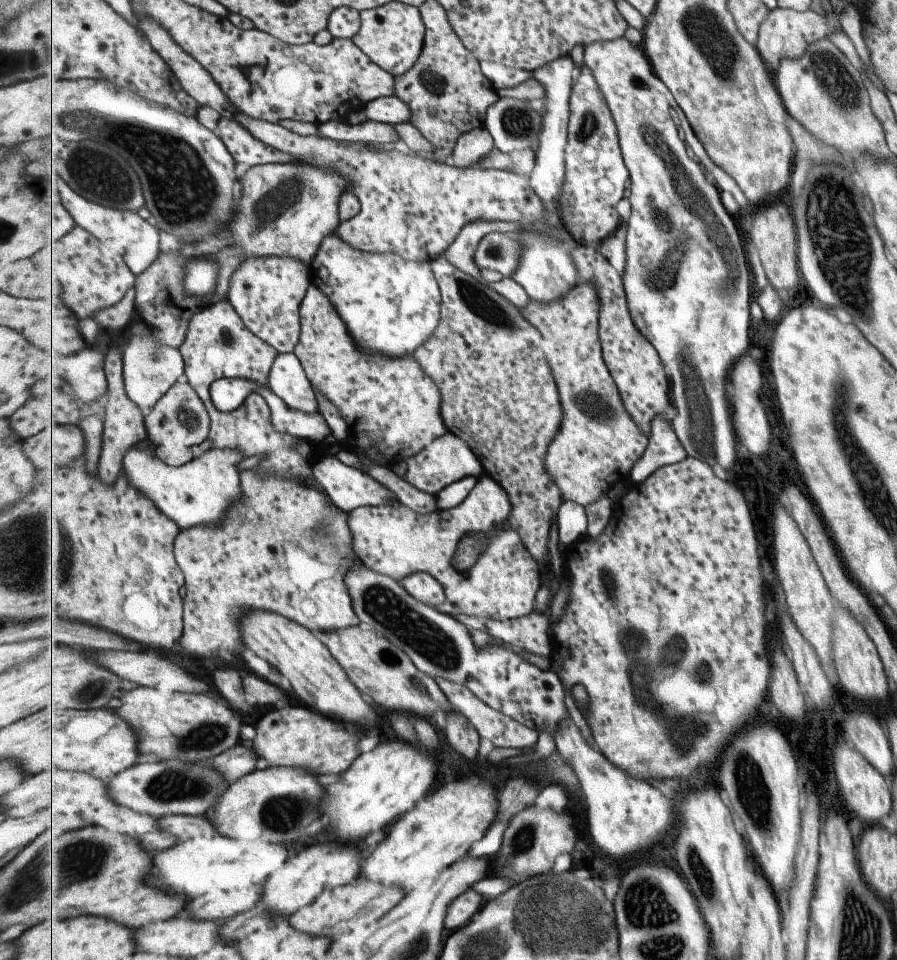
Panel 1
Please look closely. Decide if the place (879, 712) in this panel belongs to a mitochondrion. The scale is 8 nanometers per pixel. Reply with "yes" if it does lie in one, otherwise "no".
no

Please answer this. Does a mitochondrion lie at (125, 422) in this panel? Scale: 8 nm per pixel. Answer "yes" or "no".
no

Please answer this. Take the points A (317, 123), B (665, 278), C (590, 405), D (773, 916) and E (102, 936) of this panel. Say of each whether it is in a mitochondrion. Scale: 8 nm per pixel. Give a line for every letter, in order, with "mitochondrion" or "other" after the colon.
A: other
B: mitochondrion
C: mitochondrion
D: other
E: other

